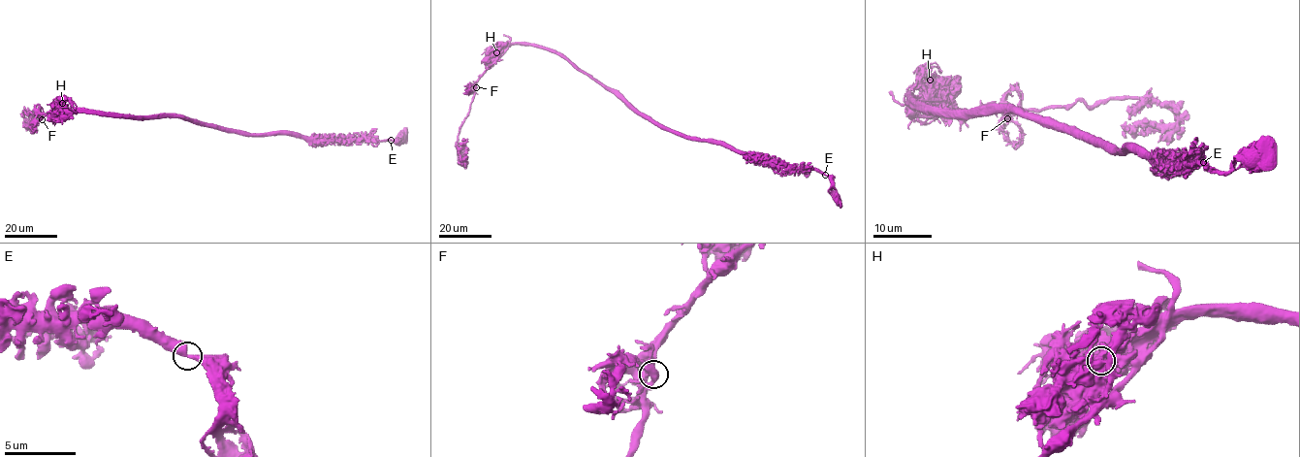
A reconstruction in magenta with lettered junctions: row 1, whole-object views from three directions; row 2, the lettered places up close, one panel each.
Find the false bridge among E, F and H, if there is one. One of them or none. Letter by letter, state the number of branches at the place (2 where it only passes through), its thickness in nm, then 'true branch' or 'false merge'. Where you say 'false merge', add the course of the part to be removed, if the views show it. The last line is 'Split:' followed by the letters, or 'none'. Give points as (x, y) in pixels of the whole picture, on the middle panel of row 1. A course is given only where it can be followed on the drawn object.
E: branches 2; calibre 480 nm; true branch
F: branches 3; calibre 400 nm; true branch
H: branches 3; calibre 380 nm; false merge; course (496, 52), (495, 48), (485, 56), (489, 69), (478, 80), (459, 135), (459, 162), (461, 160), (457, 146)
Split: H

